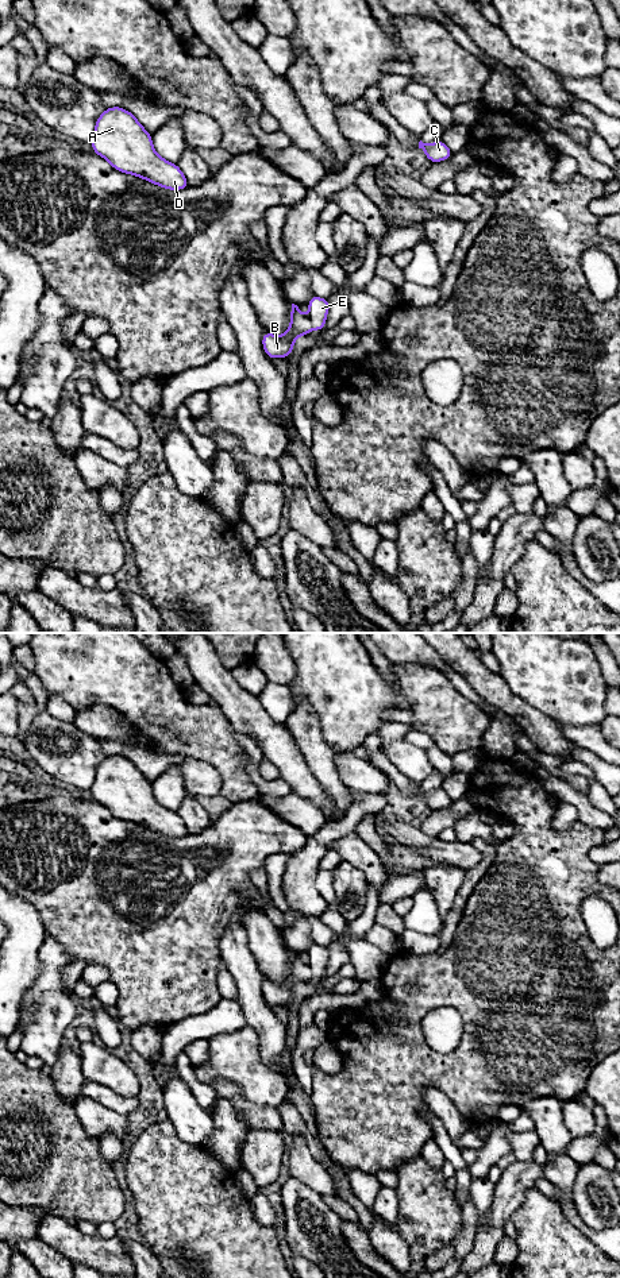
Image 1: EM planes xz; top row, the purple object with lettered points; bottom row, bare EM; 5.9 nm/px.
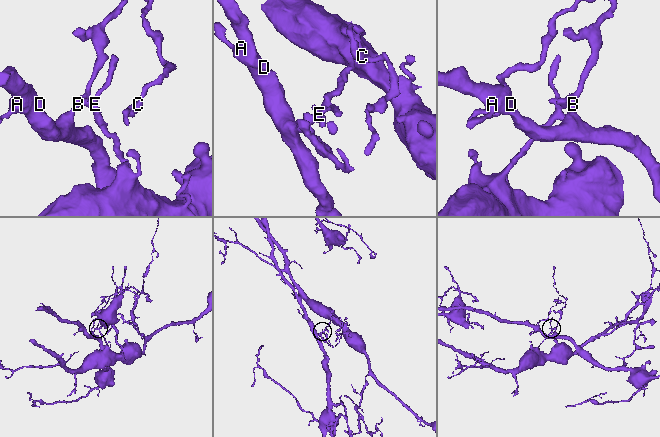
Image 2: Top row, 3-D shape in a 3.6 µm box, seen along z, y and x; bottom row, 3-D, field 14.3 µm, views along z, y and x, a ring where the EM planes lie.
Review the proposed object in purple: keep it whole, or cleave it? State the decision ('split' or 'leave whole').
split

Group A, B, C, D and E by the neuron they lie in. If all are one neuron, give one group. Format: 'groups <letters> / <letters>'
groups A B C D / E

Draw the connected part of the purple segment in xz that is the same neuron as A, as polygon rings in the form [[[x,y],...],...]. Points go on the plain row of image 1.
[[[107,756],[99,764],[91,792],[118,819],[170,838],[189,834],[180,815],[155,800],[151,783],[124,756]]]

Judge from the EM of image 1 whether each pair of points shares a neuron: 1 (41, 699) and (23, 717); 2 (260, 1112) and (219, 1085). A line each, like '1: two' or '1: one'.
1: two
2: one

